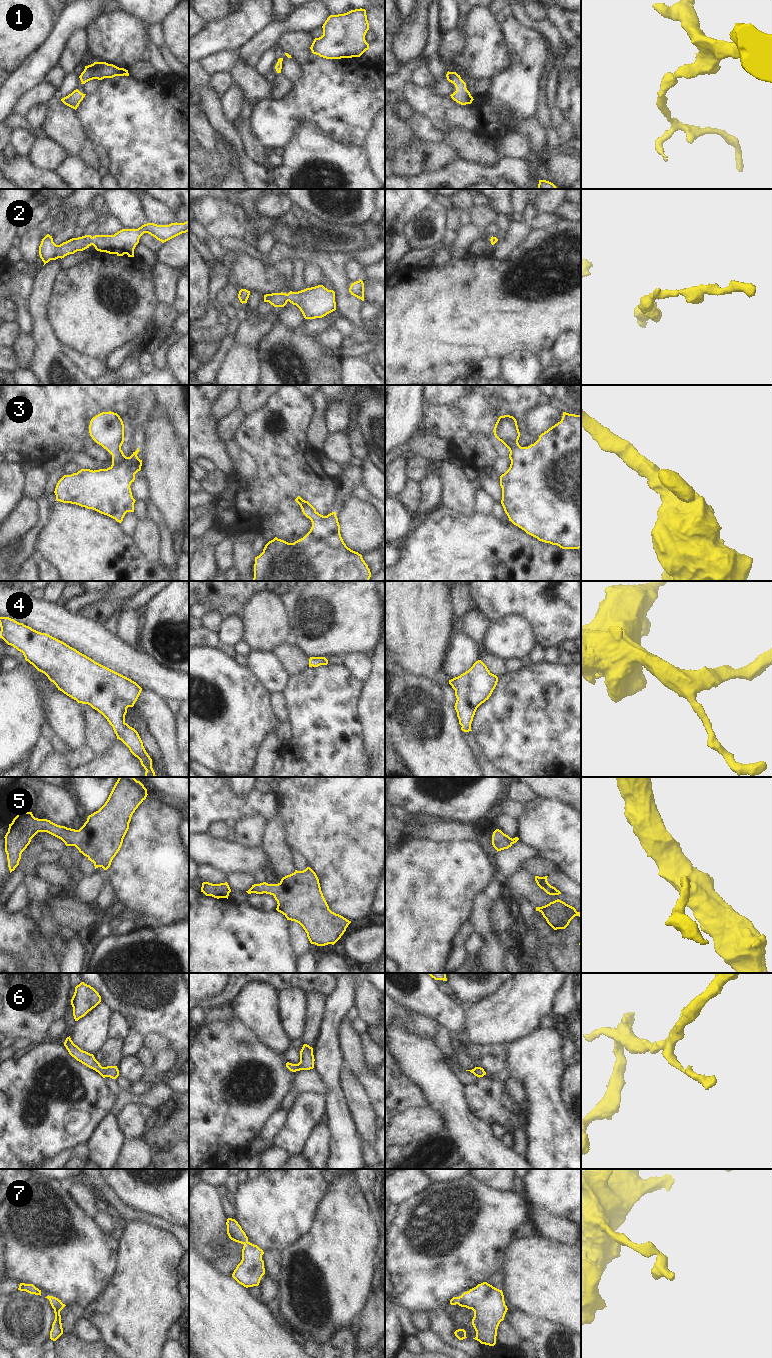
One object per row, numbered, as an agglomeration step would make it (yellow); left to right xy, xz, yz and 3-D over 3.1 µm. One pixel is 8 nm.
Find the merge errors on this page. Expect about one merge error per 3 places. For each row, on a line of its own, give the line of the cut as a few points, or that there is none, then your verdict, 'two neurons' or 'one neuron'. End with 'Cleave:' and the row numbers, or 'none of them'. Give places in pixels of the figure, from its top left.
1: cut none; one neuron
2: cut none; one neuron
3: cut none; one neuron
4: cut none; one neuron
5: cut none; one neuron
6: cut none; one neuron
7: cut none; one neuron
Cleave: none of them

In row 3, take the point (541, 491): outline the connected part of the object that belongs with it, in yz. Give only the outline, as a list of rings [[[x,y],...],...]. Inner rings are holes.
[[[563,412],[561,421],[528,447],[521,447],[518,443],[520,432],[513,416],[500,416],[493,432],[510,451],[510,467],[500,476],[501,504],[509,521],[539,541],[562,549],[581,548],[581,415]]]

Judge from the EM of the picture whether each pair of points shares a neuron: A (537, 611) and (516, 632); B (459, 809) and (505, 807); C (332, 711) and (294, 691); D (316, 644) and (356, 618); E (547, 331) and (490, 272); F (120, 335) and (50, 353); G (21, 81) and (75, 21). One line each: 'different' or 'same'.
A: different
B: different
C: same
D: same
E: same
F: different
G: same

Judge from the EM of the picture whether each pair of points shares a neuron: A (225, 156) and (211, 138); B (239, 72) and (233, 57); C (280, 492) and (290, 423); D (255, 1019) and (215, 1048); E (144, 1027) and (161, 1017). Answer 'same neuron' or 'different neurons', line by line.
A: same neuron
B: different neurons
C: same neuron
D: different neurons
E: same neuron

